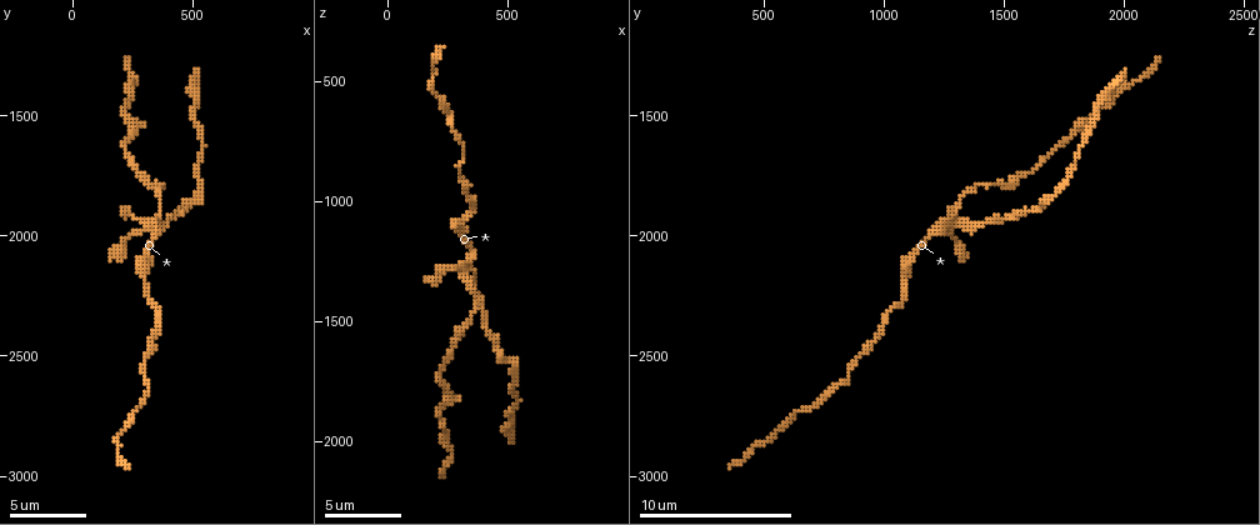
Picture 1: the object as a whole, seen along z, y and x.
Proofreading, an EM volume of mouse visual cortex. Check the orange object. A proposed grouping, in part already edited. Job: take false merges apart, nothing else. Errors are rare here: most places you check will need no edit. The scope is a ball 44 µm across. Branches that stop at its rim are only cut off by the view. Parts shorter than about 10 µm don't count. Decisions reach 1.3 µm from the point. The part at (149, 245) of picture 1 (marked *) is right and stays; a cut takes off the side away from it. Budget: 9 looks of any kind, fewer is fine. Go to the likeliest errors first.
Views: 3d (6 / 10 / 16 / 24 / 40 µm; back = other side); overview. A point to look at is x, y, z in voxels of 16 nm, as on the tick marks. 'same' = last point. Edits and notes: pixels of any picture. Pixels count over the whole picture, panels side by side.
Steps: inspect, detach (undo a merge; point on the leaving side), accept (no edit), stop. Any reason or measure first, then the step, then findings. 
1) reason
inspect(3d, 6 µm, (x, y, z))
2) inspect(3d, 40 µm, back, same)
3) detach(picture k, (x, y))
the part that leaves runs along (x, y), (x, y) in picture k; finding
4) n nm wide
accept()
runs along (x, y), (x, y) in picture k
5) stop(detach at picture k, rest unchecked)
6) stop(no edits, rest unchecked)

looks like a crossing
inspect(3d, 6 µm, (350, 1930, 1290))

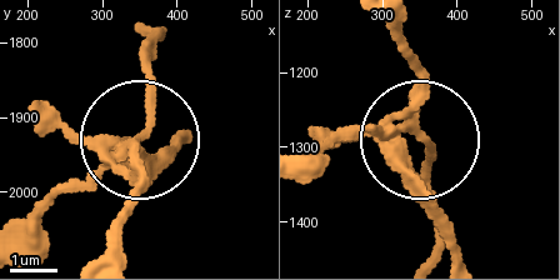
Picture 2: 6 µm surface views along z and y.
4 arms
detach(picture 2, (423, 188))
the part that leaves runs along (384, 140), (451, 256) in picture 2; a second cell is stuck on

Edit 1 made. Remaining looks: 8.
sudden change in width
inspect(3d, 6 µm, (320, 2490, 920))

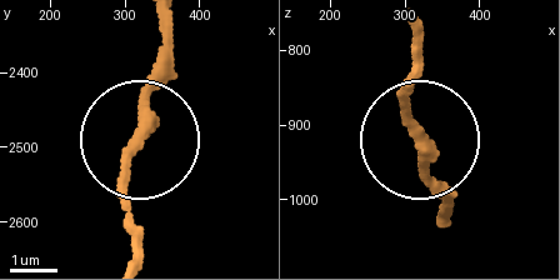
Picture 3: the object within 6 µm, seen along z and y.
inspect(3d, 6 µm, back, (325, 2480, 925))

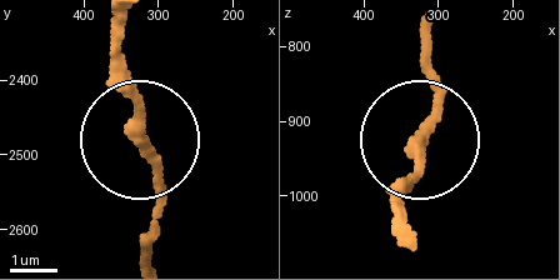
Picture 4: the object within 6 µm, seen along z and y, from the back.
accept()
runs along (121, 28), (156, 226) in picture 4; one cell here

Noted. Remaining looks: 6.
sudden change in width
inspect(3d, 16 µm, (280, 1740, 1610))

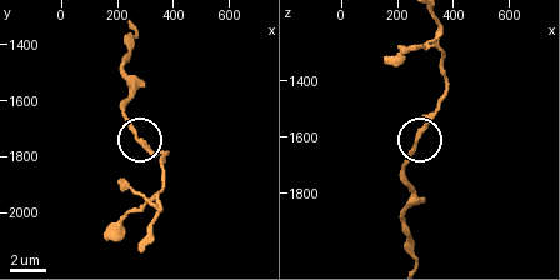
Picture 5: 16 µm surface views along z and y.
inspect(3d, 16 µm, back, (280, 1740, 1610))

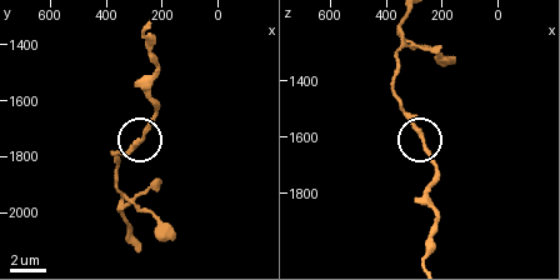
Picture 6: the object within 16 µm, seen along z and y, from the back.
220 nm wide
accept()
all the same cell

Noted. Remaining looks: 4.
calibre changes
inspect(3d, 10 µm, (300, 2190, 1090))

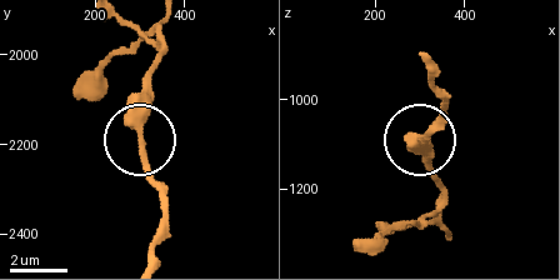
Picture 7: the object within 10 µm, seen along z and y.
accept()
runs along (428, 168), (420, 141), (441, 105) in picture 7; one cell here

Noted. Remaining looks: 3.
stop(detach at picture 2, rest unchecked)

